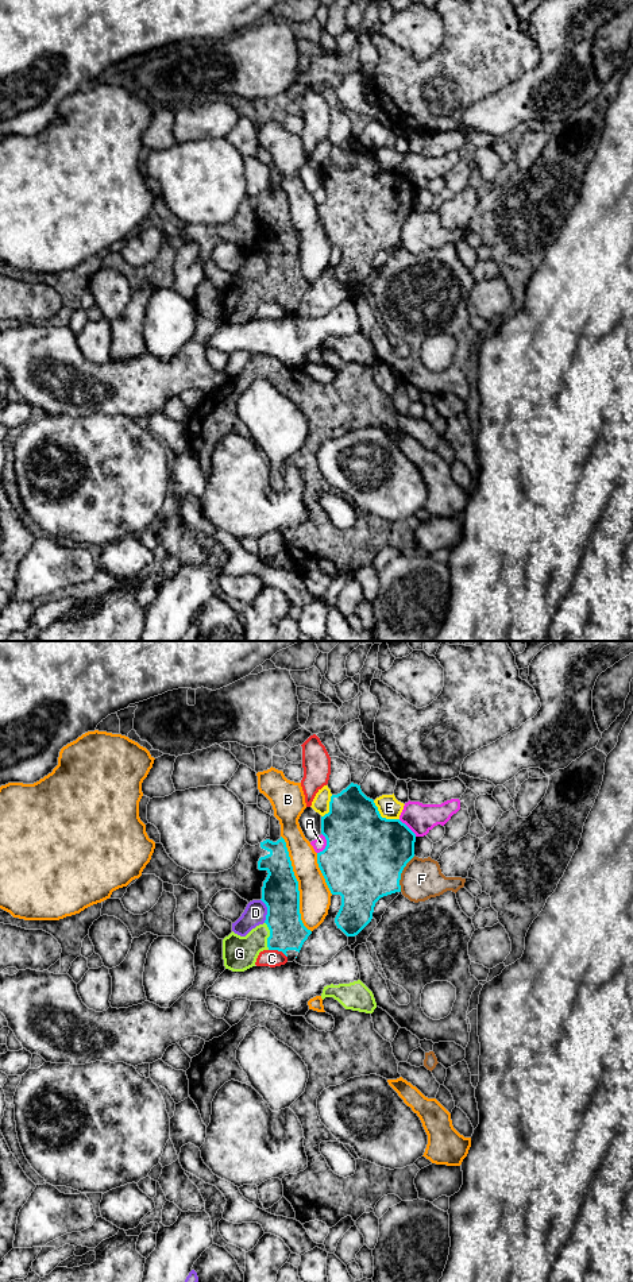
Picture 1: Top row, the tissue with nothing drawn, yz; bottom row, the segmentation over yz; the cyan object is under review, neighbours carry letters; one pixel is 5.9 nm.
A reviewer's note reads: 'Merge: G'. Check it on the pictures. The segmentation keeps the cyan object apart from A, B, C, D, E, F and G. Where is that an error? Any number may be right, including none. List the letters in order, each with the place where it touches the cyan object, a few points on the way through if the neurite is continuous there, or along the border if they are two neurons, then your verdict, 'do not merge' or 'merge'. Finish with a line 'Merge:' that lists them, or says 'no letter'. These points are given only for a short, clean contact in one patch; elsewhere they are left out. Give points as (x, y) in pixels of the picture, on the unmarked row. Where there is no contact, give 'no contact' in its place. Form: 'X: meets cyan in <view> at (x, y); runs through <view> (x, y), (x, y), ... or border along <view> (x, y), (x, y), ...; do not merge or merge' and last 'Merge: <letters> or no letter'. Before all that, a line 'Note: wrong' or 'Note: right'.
Note: right
A: meets cyan in yz at (327, 196); do not merge
B: meets cyan in yz at (297, 236); do not merge
C: meets cyan in yz at (278, 302); do not merge
D: meets cyan in yz at (267, 263); do not merge
E: meets cyan in yz at (381, 169); do not merge
F: meets cyan in yz at (401, 224); do not merge
G: meets cyan in yz at (270, 288); runs through yz (281, 247), (281, 277), (270, 288), (259, 290), (239, 305); merge
Merge: G

